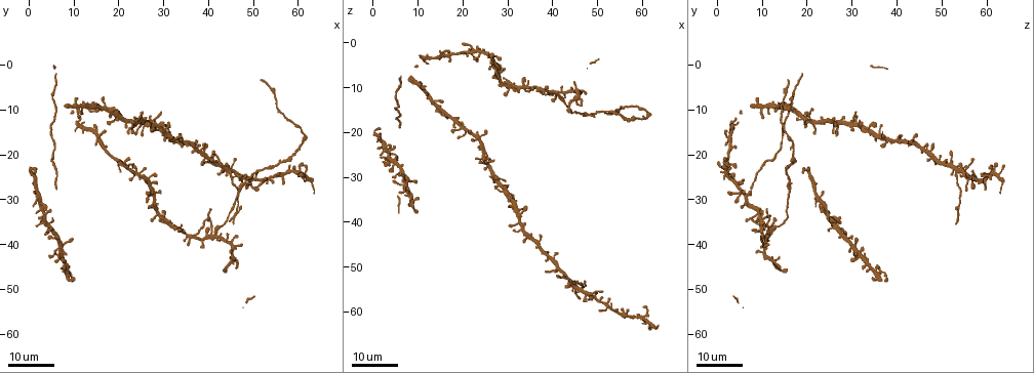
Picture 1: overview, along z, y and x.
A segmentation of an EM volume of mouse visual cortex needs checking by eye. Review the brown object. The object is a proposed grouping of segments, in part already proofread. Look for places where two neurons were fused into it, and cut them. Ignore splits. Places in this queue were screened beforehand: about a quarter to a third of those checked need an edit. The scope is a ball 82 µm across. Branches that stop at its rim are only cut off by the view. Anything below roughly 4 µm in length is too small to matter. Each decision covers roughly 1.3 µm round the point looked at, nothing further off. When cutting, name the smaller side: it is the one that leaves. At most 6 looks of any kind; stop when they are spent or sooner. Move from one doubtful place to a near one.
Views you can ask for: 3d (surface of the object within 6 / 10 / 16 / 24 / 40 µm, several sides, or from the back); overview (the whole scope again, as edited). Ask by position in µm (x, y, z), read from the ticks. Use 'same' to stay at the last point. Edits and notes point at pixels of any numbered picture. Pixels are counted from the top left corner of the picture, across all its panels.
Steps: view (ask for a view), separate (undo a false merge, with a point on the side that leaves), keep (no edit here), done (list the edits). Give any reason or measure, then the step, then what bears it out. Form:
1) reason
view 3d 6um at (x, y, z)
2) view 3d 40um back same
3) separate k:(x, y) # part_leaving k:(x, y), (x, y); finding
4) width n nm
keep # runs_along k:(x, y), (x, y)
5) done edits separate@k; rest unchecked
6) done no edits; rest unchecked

four or more arms meet
view 3d 24um at (45.0, 24.0, 54.0)

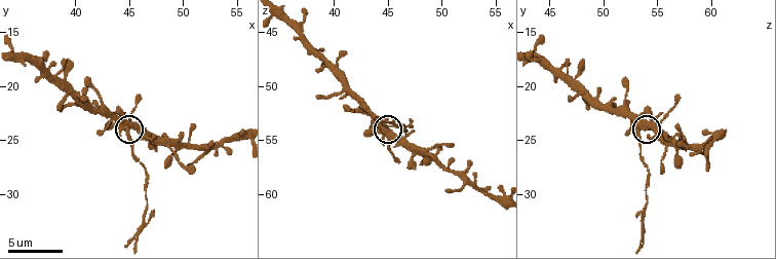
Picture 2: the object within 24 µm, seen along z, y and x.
view 3d 10um same

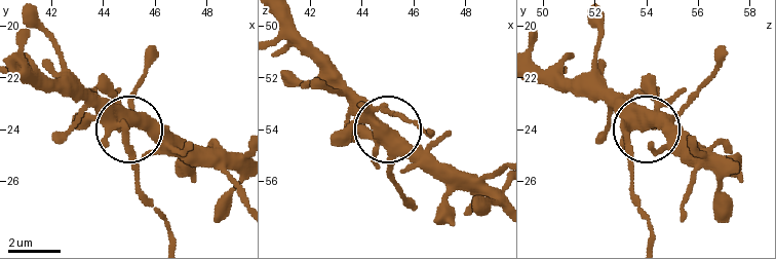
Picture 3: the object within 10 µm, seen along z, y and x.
separate 3:(136, 159) # part_leaving 3:(120, 126), (136, 190), (164, 223), (166, 236); two neurons meet here

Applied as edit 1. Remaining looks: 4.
view overview

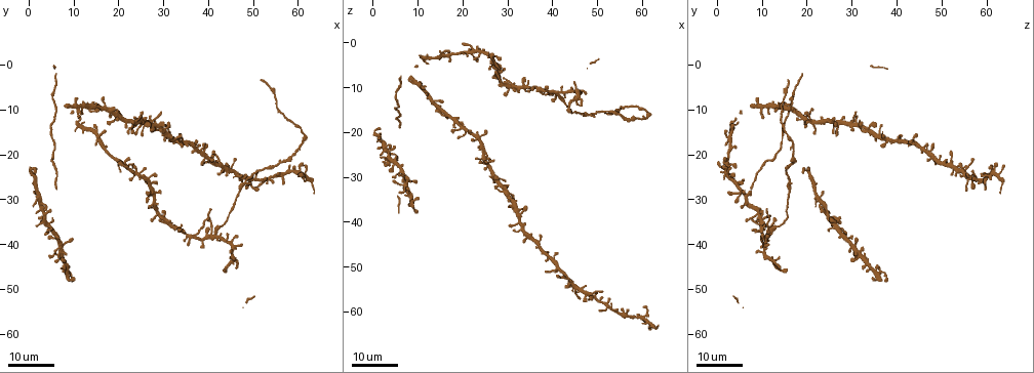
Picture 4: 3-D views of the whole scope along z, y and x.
four-way junction
view 3d 24um at (37.0, 38.0, 10.5)

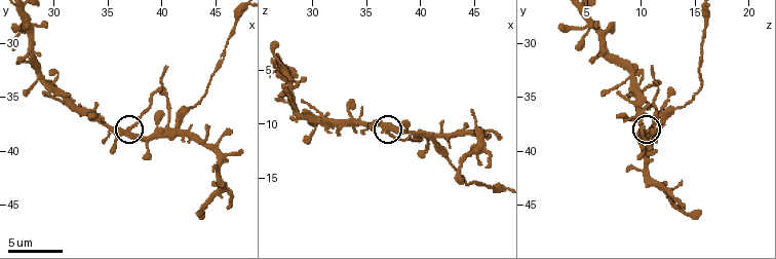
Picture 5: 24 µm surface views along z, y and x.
view 3d 6um at (37.0, 38.4, 10.6)

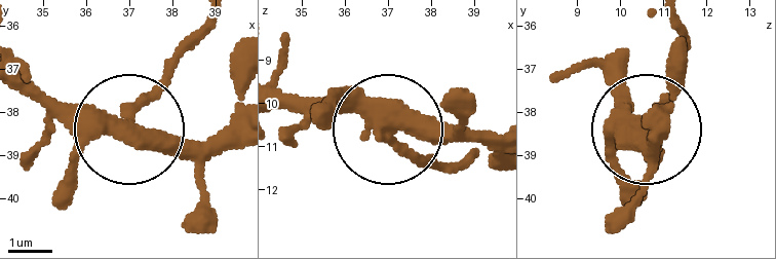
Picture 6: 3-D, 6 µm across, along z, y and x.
from behind
view 3d 6um back at (37.00, 38.15, 10.80)

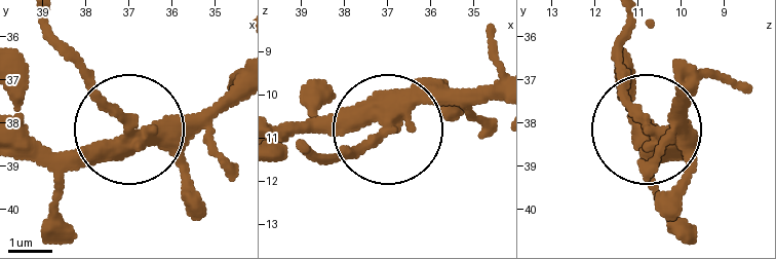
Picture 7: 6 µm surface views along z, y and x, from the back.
width 330 nm
separate 7:(88, 76) # part_leaving 7:(125, 114), (44, 19); two neurons meet here

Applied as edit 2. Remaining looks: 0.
done edits separate@3, separate@7; rest unchecked

